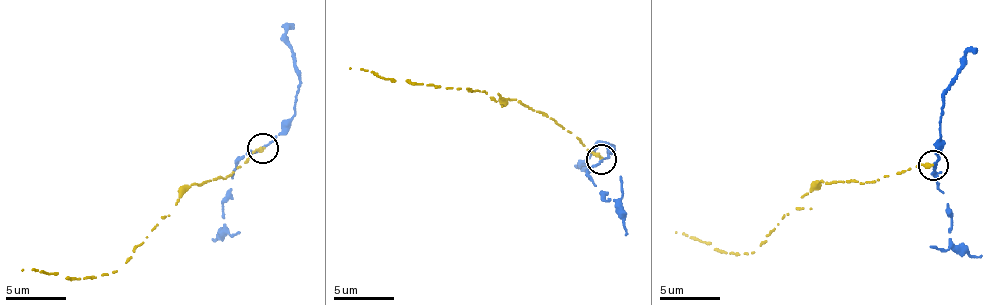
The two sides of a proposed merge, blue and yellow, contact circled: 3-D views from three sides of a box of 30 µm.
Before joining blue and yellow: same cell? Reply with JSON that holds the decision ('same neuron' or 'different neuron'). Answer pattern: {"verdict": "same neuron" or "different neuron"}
{"verdict": "different neuron"}

